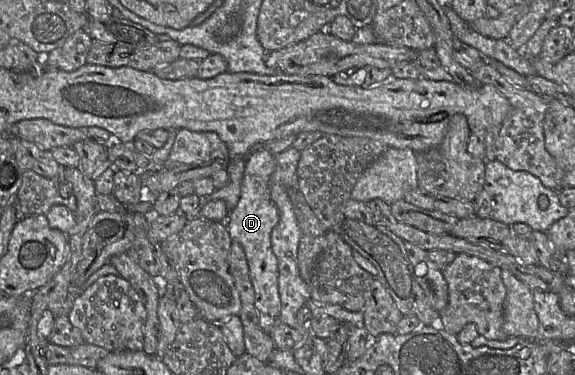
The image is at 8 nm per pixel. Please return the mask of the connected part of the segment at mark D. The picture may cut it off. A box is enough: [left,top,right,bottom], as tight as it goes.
[225,148,281,333]

